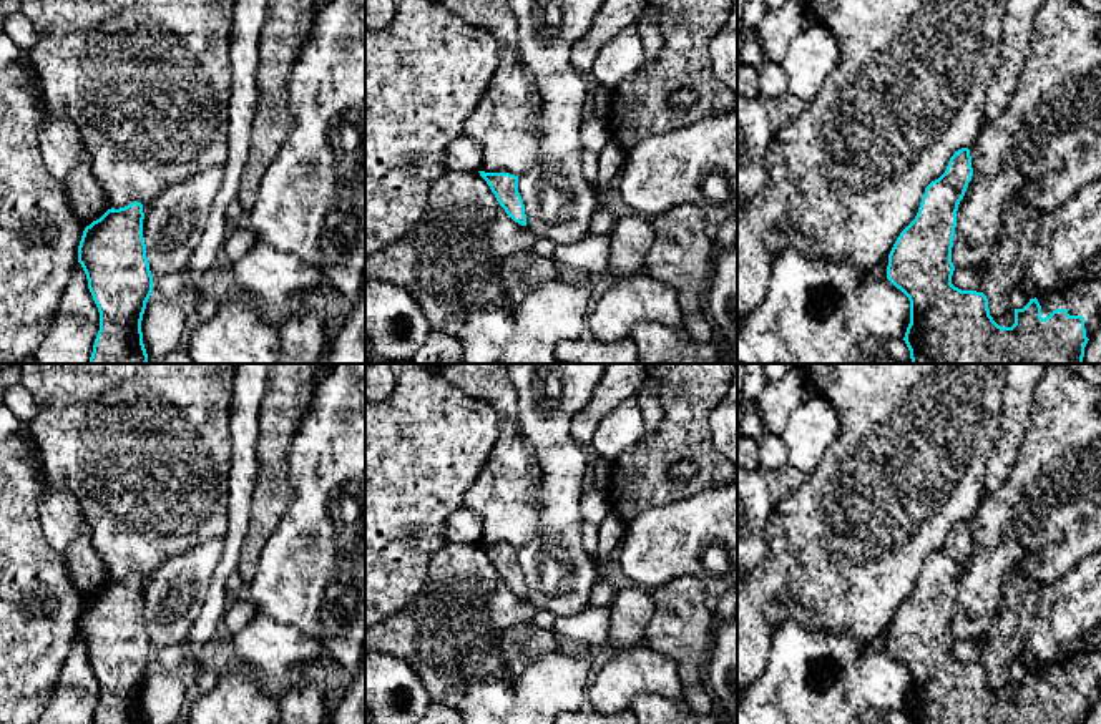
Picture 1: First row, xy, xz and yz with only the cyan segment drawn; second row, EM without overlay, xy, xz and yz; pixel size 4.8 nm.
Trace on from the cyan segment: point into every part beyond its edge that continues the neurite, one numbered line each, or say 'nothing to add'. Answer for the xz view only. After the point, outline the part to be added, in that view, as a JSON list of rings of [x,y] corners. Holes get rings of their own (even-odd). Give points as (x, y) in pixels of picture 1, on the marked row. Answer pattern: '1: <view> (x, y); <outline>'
nothing to add

